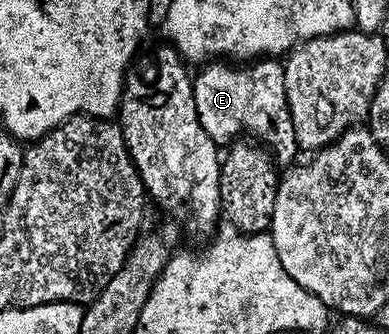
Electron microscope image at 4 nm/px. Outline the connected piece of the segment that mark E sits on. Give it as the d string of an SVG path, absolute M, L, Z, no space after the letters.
M273 56L233 64L237 66L228 66L225 62L228 61L210 60L198 69L201 70L198 74L192 75L195 112L199 112L203 132L213 142L229 144L240 135L237 134L240 130L246 130L249 133L246 135L267 147L278 167L288 167L298 157L299 147L287 104L284 65Z

